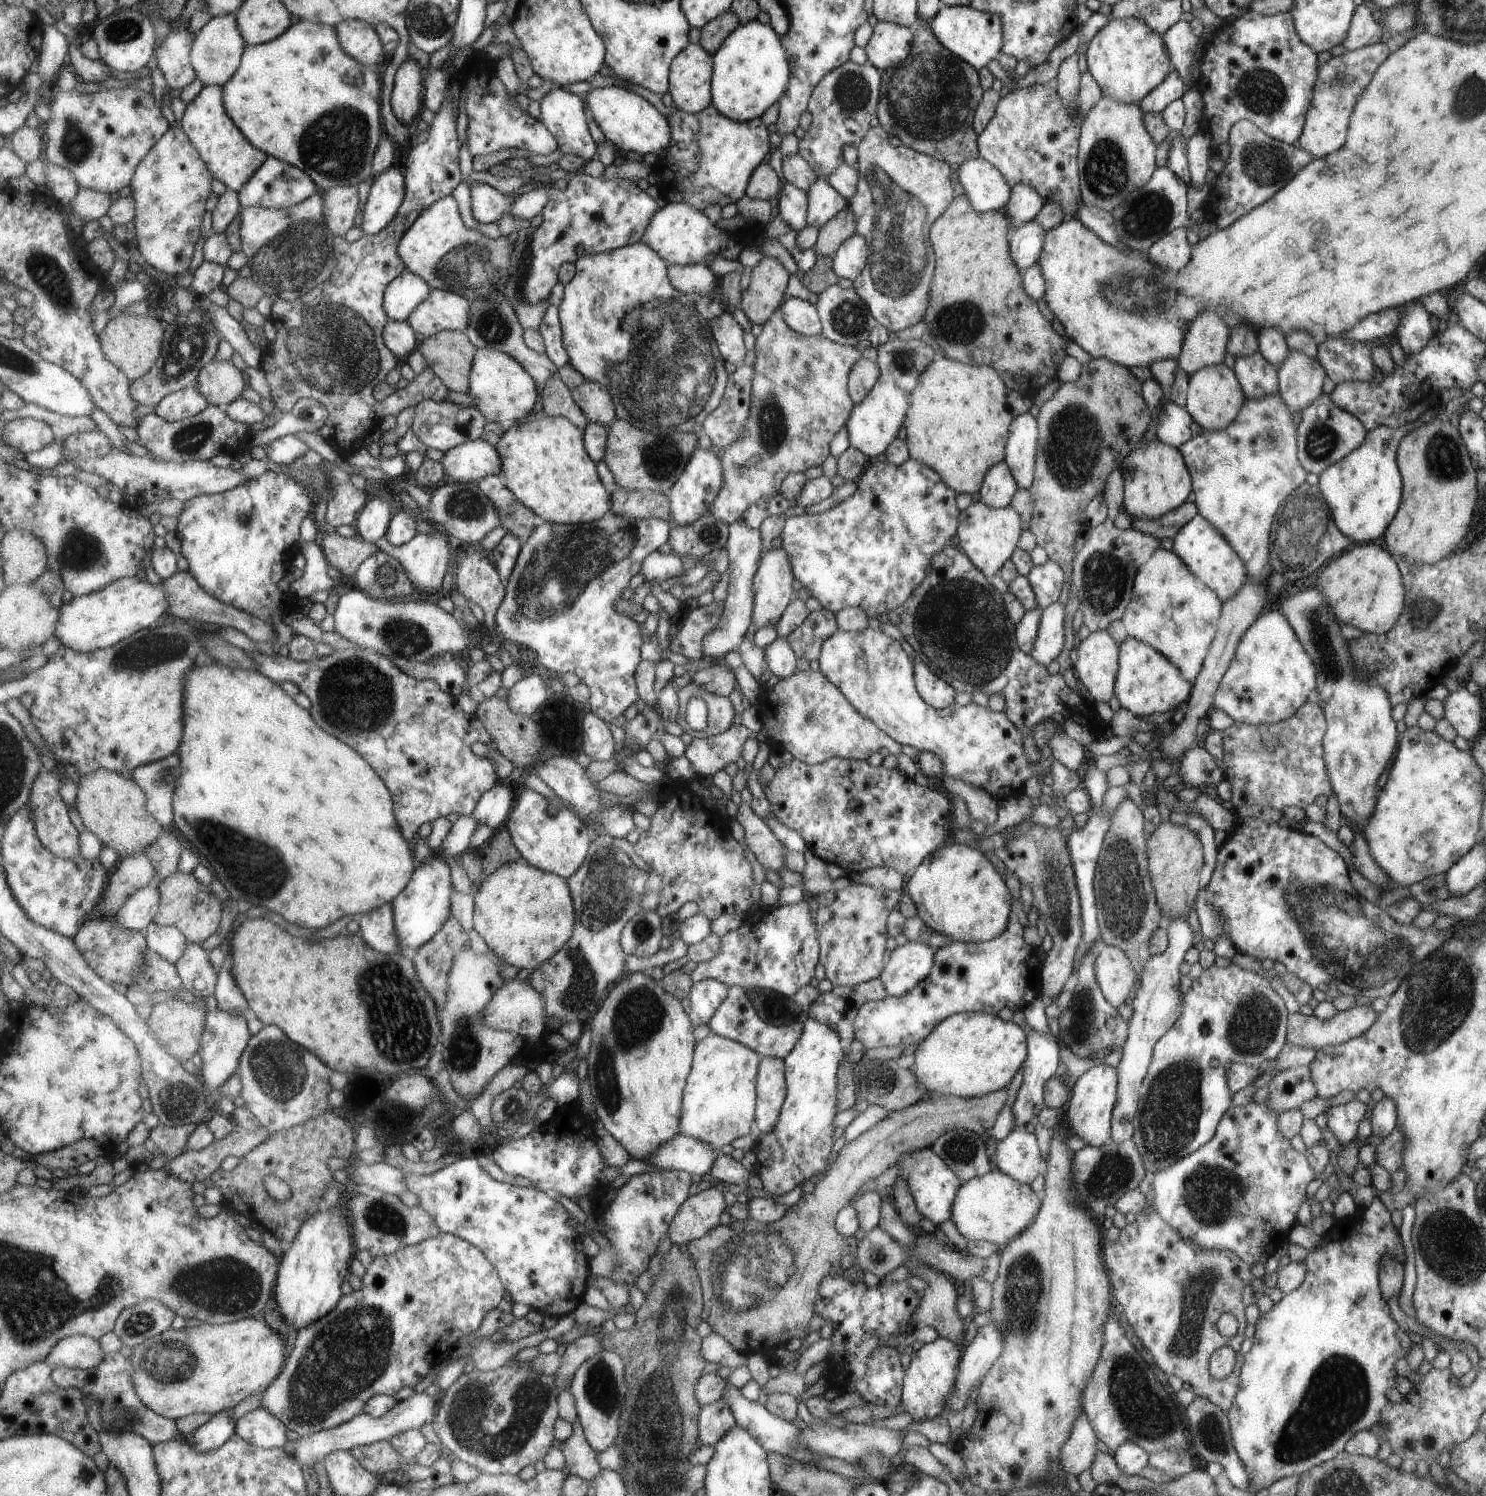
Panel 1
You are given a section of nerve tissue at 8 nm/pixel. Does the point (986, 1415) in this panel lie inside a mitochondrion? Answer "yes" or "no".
no

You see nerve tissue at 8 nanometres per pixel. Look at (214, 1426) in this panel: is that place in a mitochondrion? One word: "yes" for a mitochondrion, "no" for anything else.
no

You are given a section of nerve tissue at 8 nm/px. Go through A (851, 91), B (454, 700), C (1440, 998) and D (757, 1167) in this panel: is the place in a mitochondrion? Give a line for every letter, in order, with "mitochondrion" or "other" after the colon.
A: mitochondrion
B: other
C: mitochondrion
D: other

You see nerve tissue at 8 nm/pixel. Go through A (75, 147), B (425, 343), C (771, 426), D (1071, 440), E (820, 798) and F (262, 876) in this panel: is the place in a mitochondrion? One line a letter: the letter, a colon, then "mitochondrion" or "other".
A: mitochondrion
B: other
C: mitochondrion
D: mitochondrion
E: mitochondrion
F: mitochondrion

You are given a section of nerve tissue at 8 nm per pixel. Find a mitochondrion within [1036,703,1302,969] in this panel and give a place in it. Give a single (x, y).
(1125, 898)

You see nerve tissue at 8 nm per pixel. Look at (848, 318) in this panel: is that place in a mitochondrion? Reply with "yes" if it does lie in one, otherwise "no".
yes

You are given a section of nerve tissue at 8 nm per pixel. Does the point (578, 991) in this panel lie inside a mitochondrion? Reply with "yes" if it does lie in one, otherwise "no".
yes

